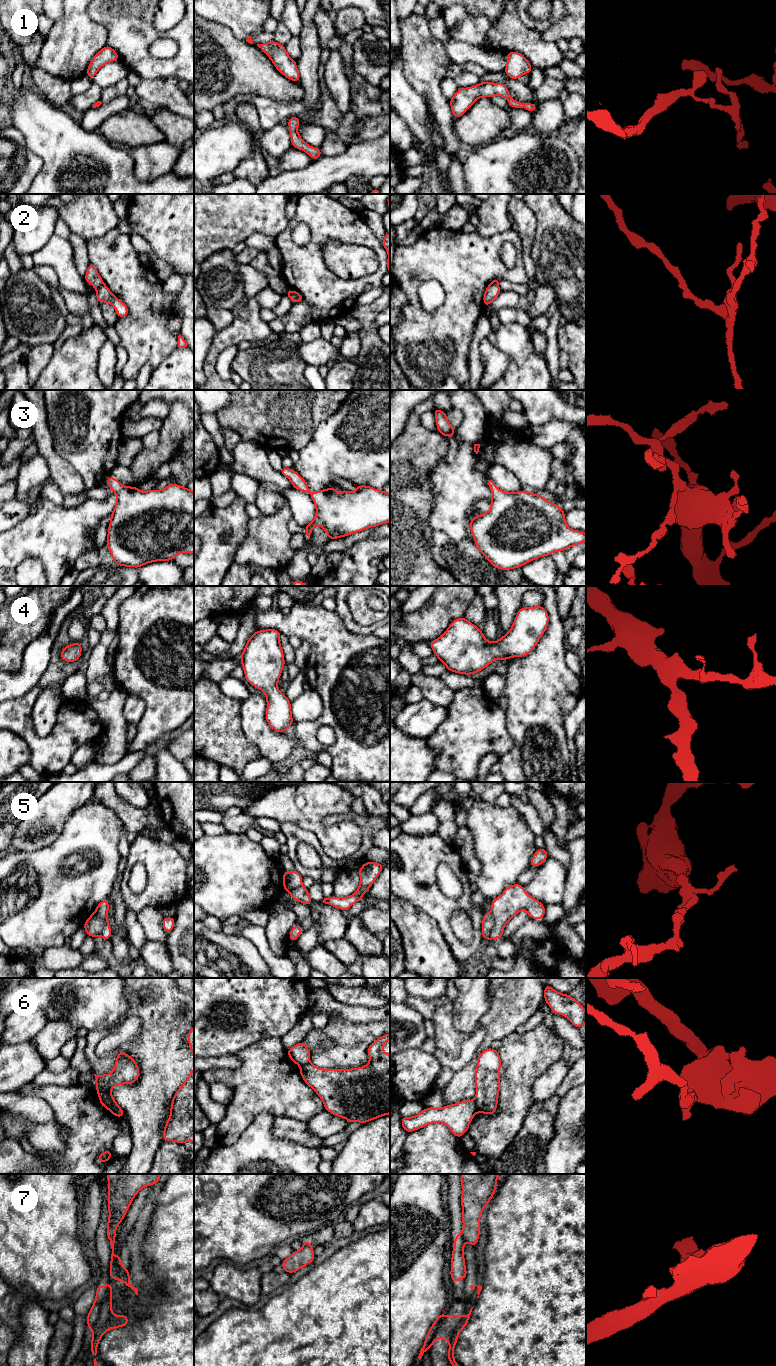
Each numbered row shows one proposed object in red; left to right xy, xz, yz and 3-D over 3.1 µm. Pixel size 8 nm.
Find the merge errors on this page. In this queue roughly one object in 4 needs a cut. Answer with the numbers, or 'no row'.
2, 5, 6, 7

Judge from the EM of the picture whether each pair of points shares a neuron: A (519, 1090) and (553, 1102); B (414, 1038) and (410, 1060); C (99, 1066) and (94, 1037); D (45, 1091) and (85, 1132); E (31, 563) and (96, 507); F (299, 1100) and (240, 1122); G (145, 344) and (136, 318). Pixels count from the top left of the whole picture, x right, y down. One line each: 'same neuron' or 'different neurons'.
A: different neurons
B: different neurons
C: same neuron
D: same neuron
E: different neurons
F: same neuron
G: same neuron

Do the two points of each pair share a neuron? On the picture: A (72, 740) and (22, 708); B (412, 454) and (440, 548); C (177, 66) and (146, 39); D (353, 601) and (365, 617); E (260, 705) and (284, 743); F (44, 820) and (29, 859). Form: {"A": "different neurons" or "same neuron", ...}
{"A": "same neuron", "B": "different neurons", "C": "same neuron", "D": "same neuron", "E": "same neuron", "F": "different neurons"}

